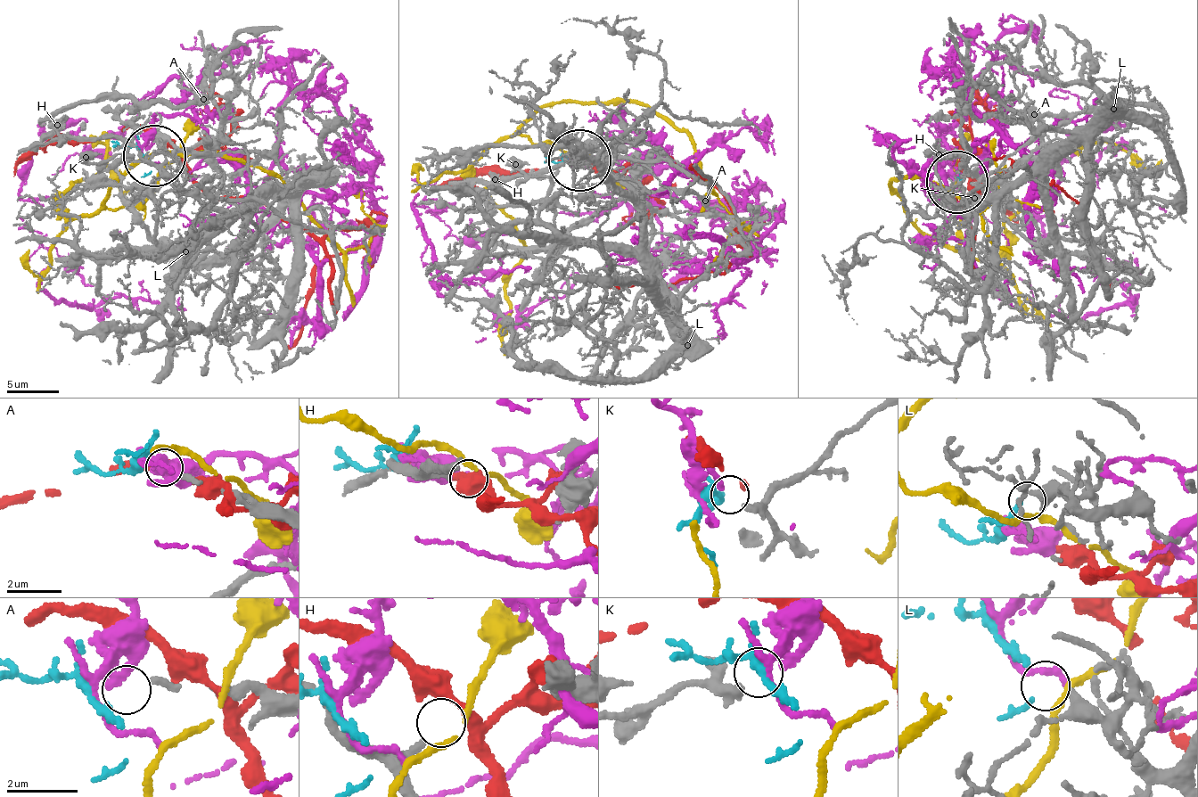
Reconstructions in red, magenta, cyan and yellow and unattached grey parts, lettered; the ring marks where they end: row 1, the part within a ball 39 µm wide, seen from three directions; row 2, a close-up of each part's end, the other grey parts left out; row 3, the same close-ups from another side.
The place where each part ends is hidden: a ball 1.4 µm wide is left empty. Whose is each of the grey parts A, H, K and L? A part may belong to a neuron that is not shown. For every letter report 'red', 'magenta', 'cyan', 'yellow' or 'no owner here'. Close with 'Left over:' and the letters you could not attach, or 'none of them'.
A: no owner here
H: no owner here
K: magenta
L: cyan
Left over: A, H

